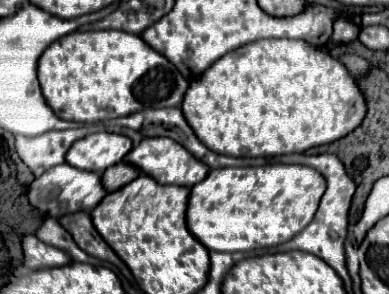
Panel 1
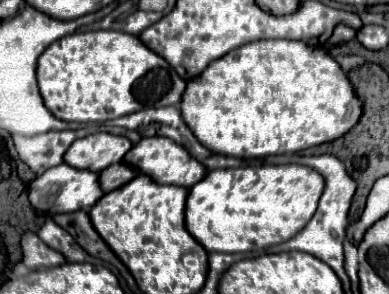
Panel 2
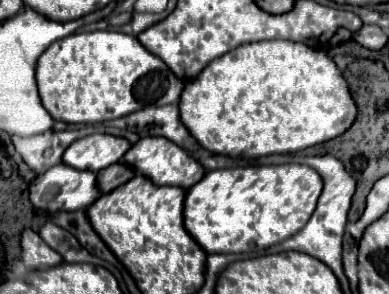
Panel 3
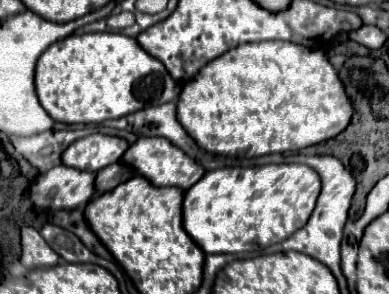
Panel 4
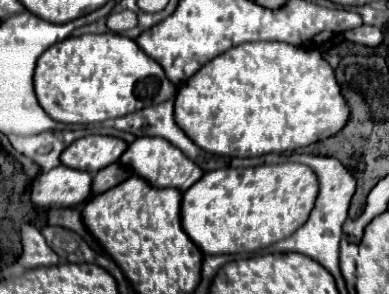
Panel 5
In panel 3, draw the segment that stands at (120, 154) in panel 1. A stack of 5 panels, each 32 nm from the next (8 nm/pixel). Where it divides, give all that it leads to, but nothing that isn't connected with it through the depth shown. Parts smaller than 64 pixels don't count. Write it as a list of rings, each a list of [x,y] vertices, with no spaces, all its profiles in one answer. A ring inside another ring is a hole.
[[[90,134],[86,138],[76,140],[66,152],[62,162],[78,168],[78,170],[92,170],[98,172],[110,164],[122,160],[128,152],[130,142],[126,138],[110,136],[110,134]]]

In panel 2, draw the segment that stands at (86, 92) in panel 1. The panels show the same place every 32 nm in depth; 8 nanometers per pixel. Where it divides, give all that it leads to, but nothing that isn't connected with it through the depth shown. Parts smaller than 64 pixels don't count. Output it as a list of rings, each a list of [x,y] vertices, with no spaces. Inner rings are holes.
[[[96,30],[96,32],[74,32],[66,38],[50,44],[38,58],[38,86],[48,110],[66,122],[104,122],[124,114],[132,114],[140,108],[160,108],[180,104],[186,90],[186,82],[170,64],[146,48],[138,36],[118,30]]]

